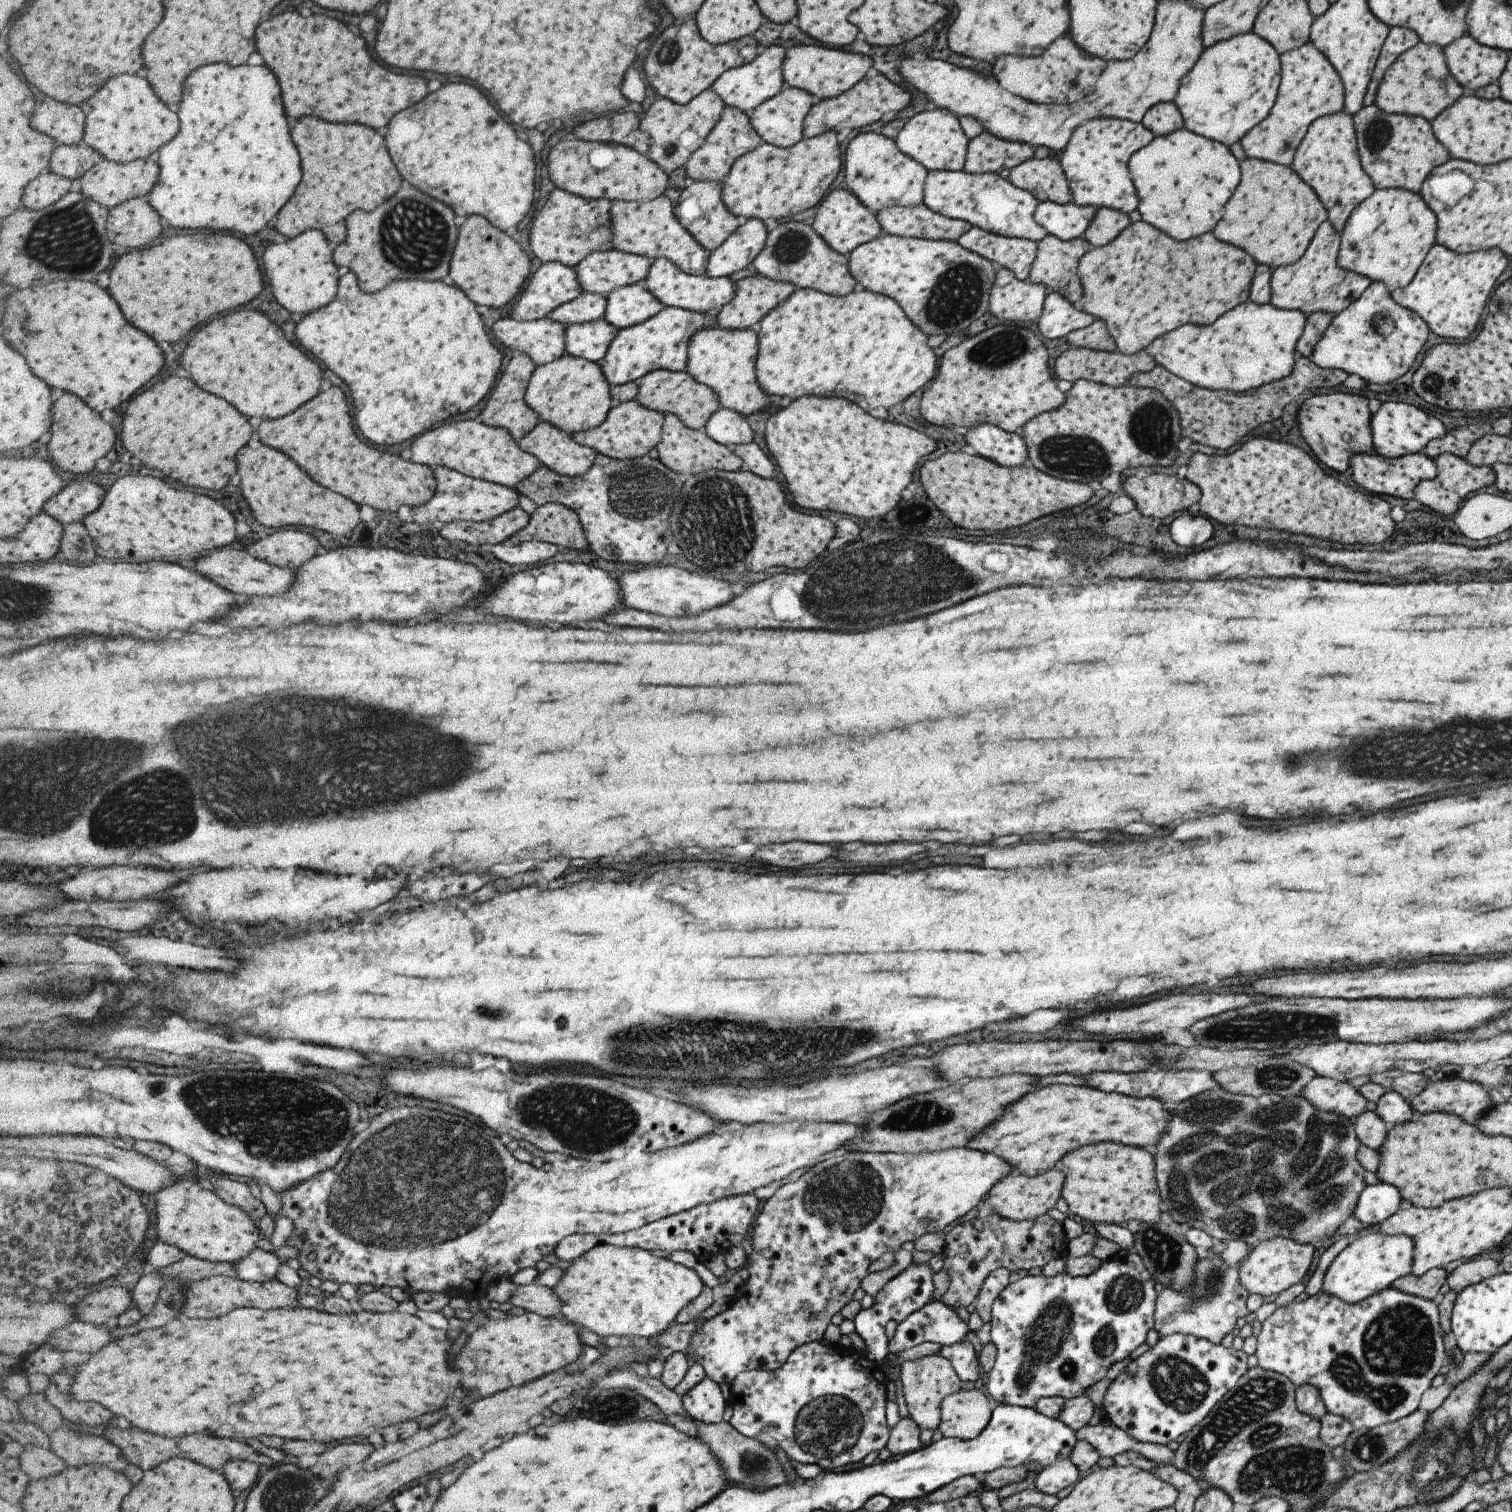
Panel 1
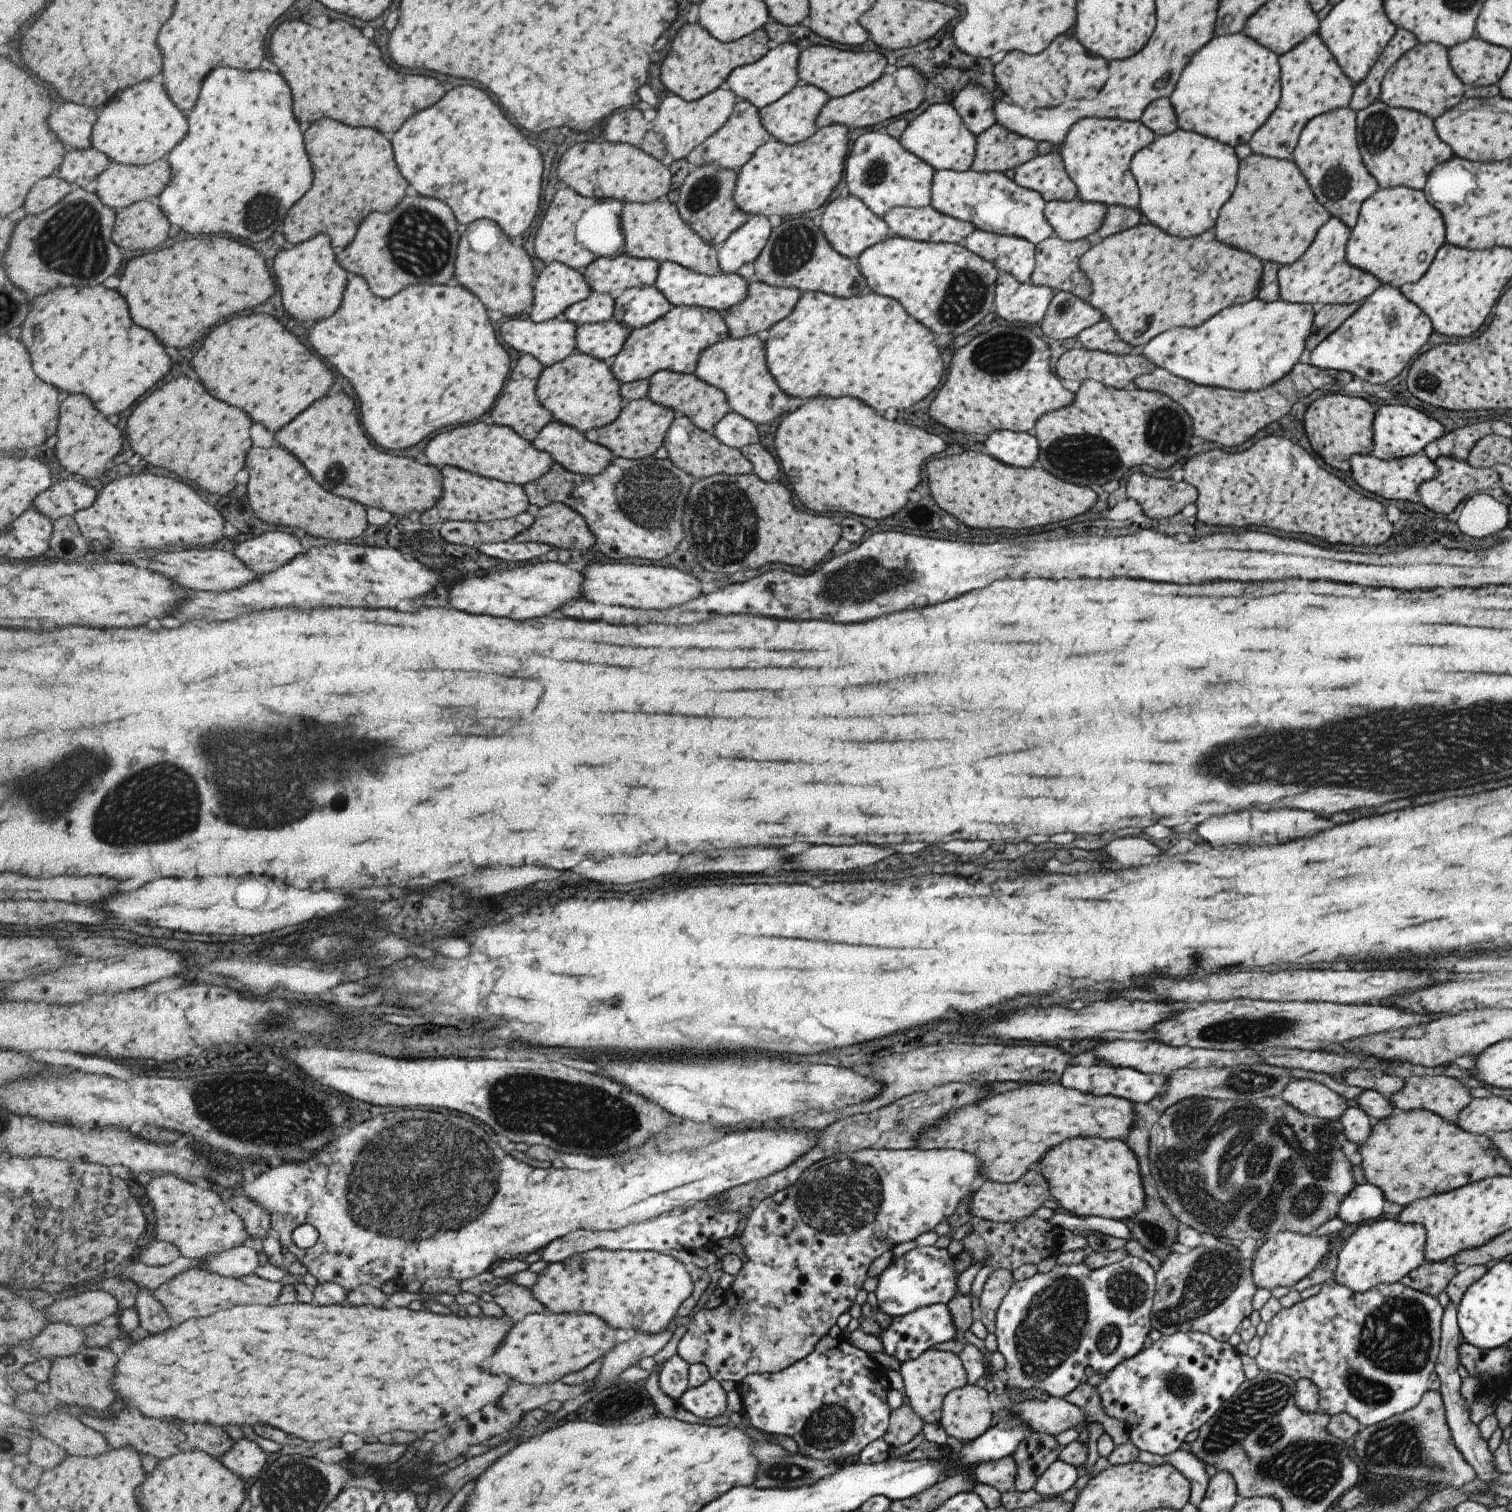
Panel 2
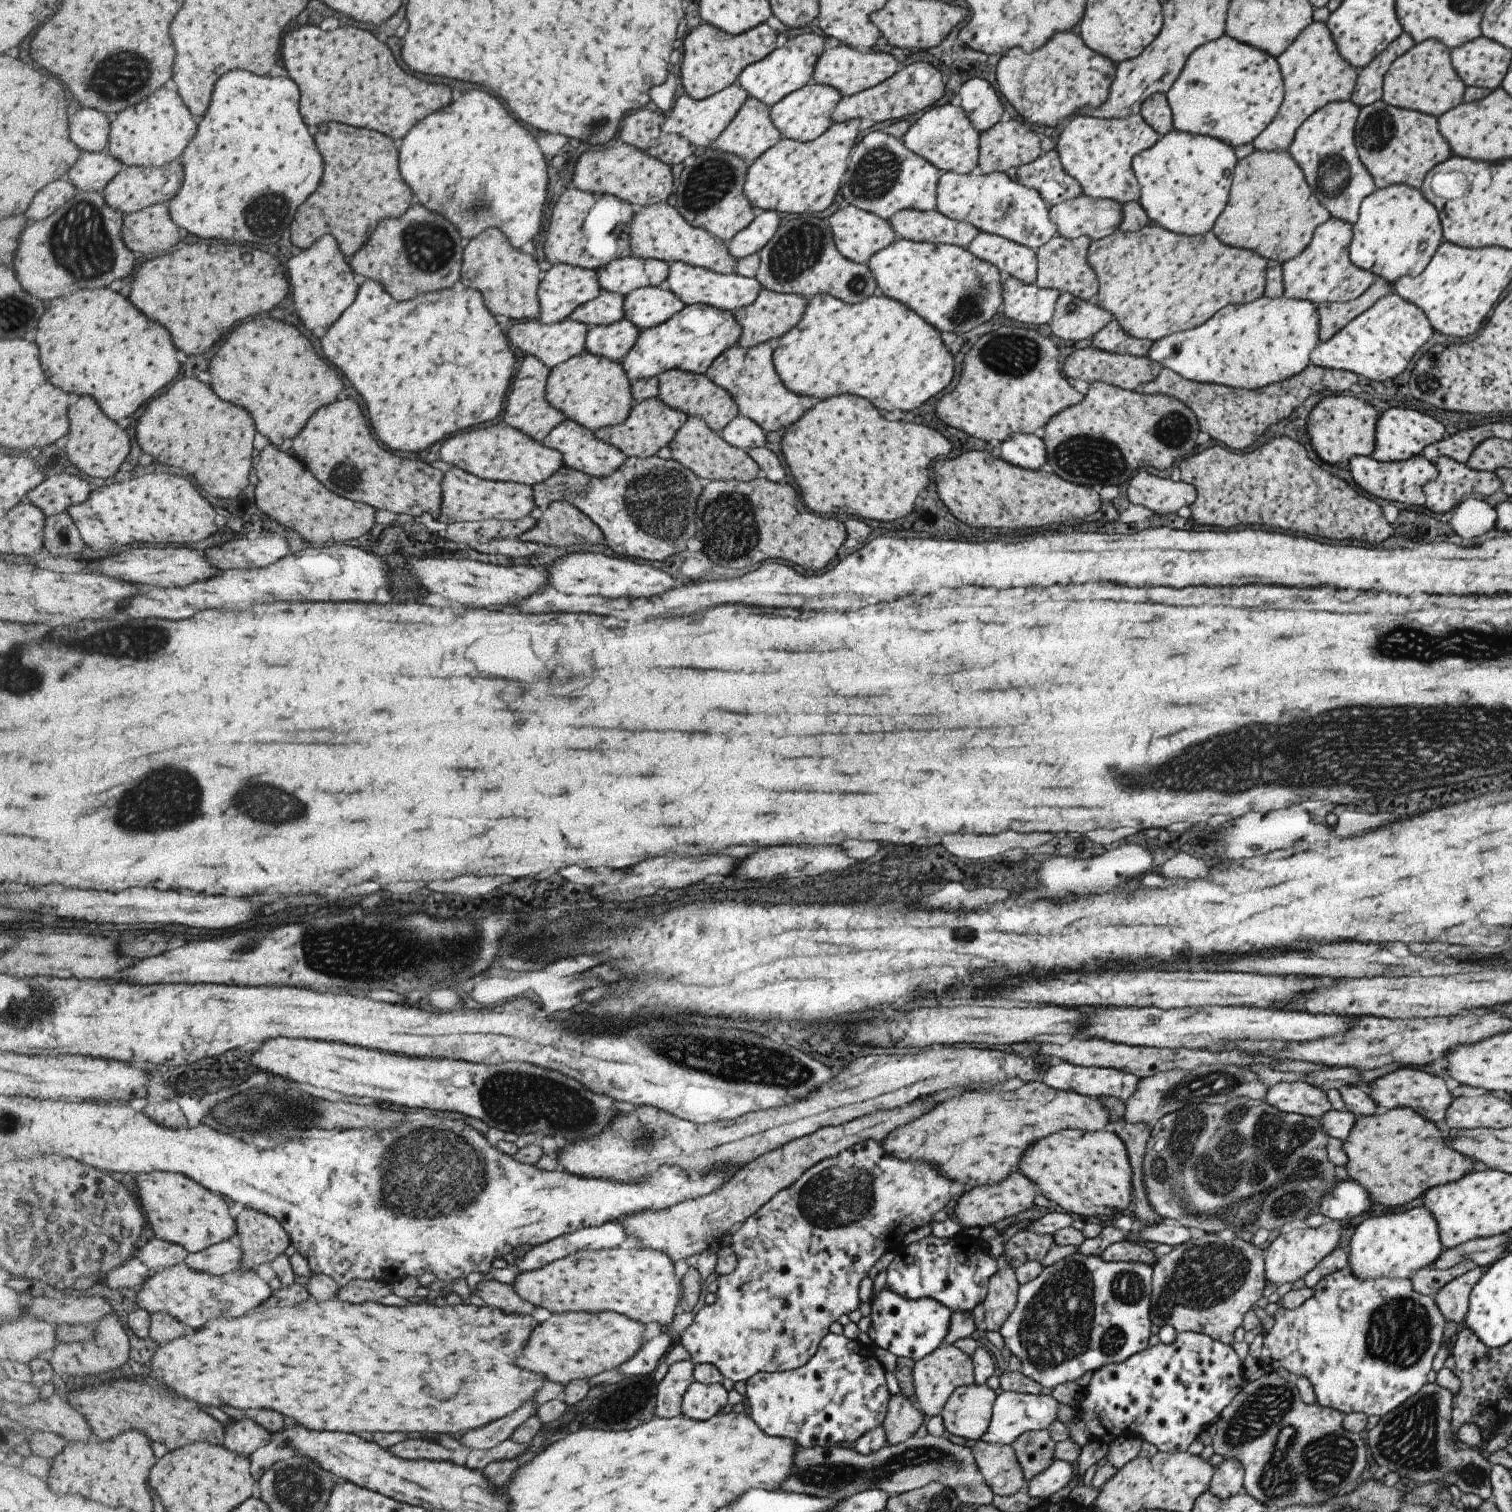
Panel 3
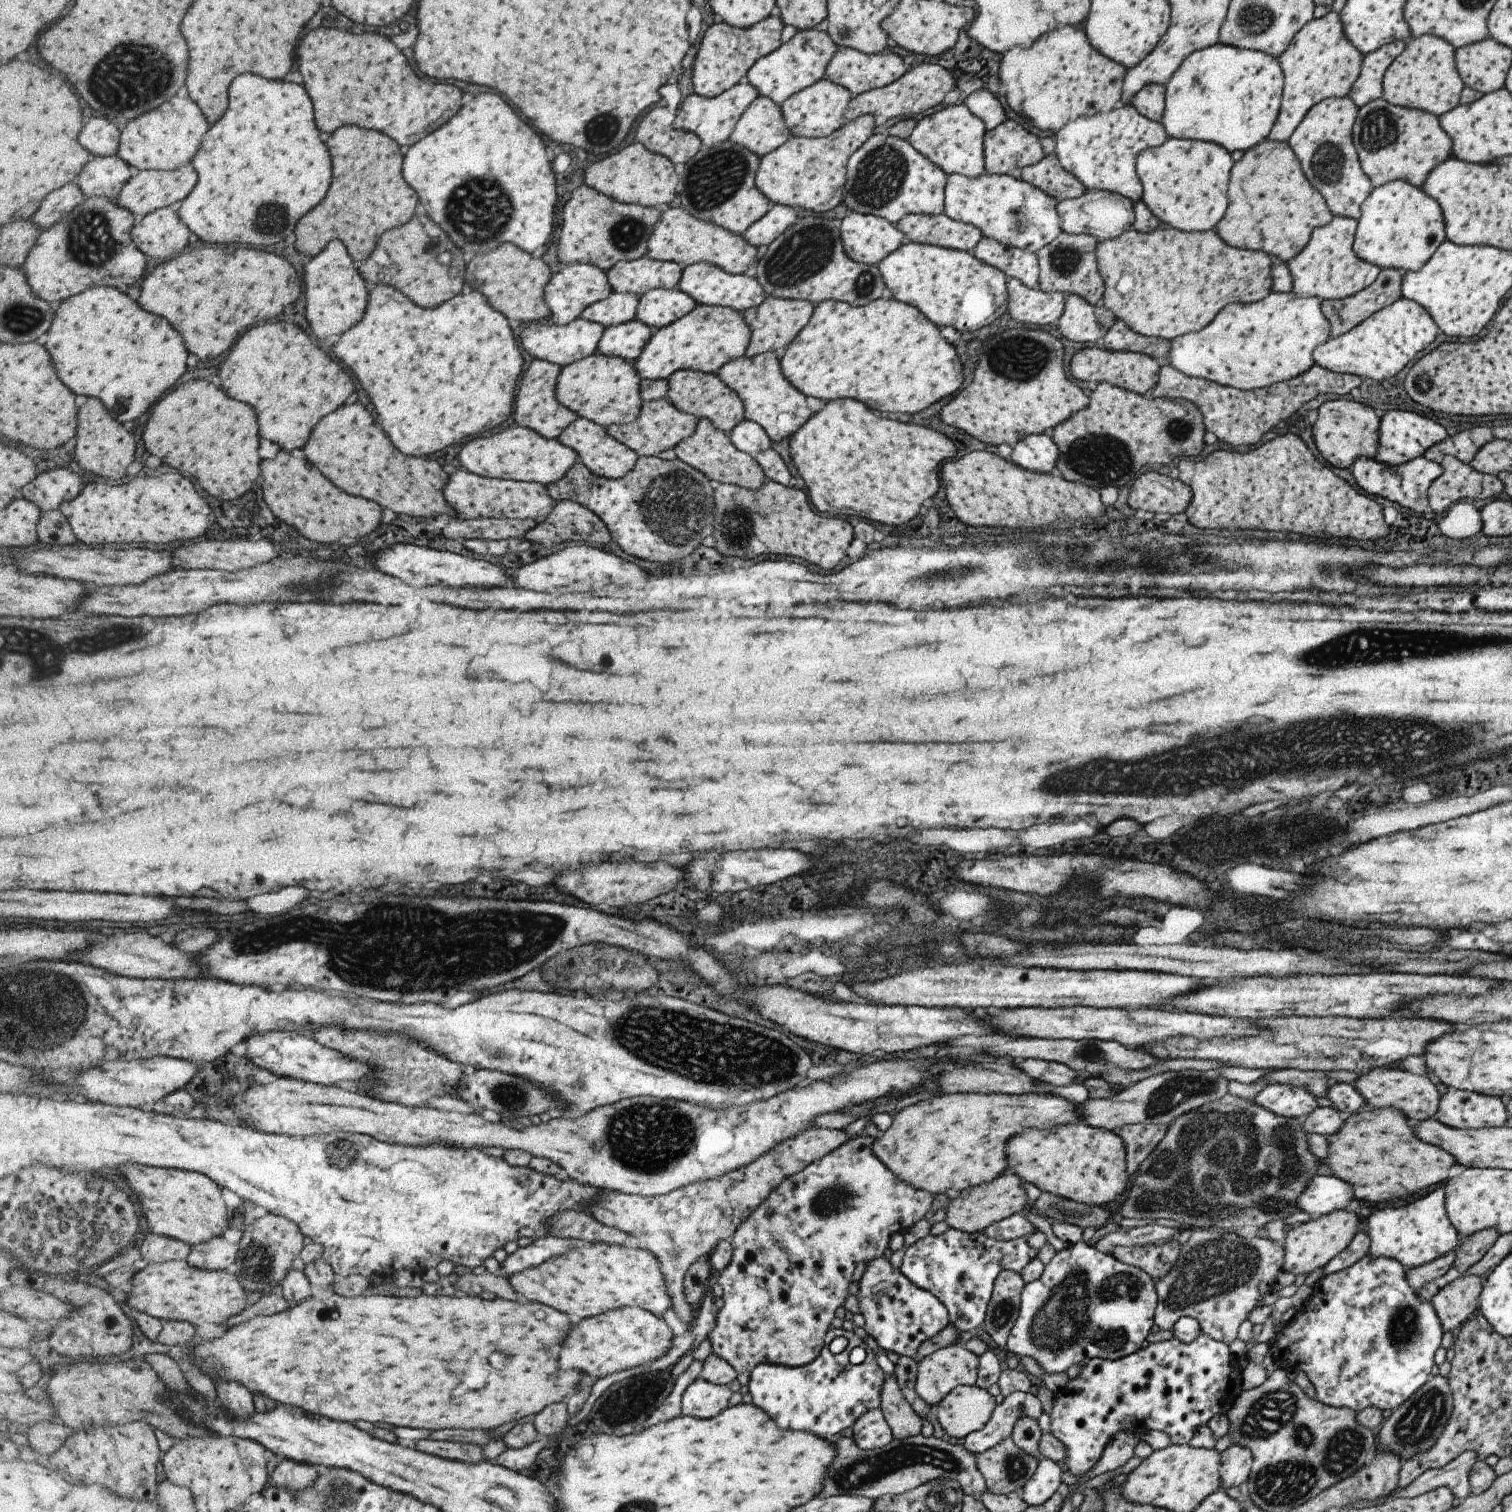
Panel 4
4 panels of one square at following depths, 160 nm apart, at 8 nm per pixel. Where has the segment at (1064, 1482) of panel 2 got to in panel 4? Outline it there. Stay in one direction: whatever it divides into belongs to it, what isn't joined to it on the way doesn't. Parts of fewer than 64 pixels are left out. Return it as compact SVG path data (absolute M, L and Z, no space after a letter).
M1040 1457L1031 1478L1019 1489L1021 1500L1026 1505L1040 1505L1061 1484L1061 1468L1055 1461Z

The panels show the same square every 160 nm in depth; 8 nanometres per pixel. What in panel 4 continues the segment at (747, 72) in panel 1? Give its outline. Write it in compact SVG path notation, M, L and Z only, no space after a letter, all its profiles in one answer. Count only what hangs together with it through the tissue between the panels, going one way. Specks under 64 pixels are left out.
M800 29L777 50L757 60L750 67L745 80L759 89L759 94L769 97L781 106L791 95L823 78L827 63L837 50L835 43L825 31Z

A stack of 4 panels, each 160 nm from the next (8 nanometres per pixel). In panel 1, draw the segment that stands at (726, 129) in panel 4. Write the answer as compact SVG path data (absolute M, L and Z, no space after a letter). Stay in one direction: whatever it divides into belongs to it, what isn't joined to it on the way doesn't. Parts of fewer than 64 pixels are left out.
M707 89L689 104L684 105L661 97L652 104L647 114L641 119L639 126L643 132L650 135L652 144L648 156L668 173L681 168L681 166L686 166L691 156L694 156L694 153L703 147L705 140L719 123L726 108L723 98L713 89Z

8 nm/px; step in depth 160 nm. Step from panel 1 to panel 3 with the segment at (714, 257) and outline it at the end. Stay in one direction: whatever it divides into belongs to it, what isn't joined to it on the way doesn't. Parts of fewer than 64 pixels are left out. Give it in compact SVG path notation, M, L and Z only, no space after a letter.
M764 211L759 214L750 224L747 224L742 232L728 244L729 252L737 258L745 258L761 251L761 248L773 236L779 226L779 214L773 211Z

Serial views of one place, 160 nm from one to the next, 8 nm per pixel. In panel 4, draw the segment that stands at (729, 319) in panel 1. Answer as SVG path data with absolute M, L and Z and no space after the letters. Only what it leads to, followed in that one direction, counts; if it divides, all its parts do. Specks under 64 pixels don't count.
M765 296L759 306L751 307L743 314L751 328L751 339L748 344L747 356L761 355L764 352L787 348L799 335L802 328L810 322L814 305L805 299L780 299L779 297Z

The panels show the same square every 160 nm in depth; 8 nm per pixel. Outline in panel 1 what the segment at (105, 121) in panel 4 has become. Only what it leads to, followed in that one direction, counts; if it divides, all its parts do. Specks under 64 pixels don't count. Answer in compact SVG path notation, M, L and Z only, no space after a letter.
M41 102L31 118L31 126L65 145L80 145L85 137L86 114L79 106L63 102Z

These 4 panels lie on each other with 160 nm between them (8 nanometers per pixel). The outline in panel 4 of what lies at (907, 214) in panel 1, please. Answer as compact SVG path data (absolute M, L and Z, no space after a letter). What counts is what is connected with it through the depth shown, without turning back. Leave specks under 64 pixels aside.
M943 212L938 215L909 213L902 216L895 226L911 243L935 245L968 253L982 237L982 232L975 226L954 221Z

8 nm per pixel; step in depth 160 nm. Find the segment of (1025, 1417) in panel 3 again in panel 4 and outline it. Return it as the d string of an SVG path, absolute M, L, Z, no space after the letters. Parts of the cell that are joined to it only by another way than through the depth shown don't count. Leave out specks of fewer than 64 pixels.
M1023 1391L1012 1392L993 1407L992 1415L982 1429L971 1431L963 1437L963 1448L972 1455L983 1452L1002 1438L1009 1437L1017 1418L1028 1416L1036 1420L1040 1412L1041 1404L1035 1395Z

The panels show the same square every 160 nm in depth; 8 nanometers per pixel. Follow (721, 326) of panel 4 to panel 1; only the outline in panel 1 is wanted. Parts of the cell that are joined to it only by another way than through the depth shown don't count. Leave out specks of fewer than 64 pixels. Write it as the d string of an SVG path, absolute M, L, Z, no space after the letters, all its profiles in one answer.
M665 307L649 320L635 326L619 329L609 352L600 363L612 386L639 381L655 370L687 371L691 338L703 328L719 327L716 313L693 312L681 307Z

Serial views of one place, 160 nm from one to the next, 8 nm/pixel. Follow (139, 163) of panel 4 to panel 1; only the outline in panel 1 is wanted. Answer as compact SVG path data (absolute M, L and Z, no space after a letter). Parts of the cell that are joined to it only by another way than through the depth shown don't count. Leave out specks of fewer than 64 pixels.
M119 76L119 80L111 80L89 104L91 111L86 114L87 134L84 137L87 140L83 143L109 161L129 163L149 158L181 132L177 112L157 98L149 80L139 76Z

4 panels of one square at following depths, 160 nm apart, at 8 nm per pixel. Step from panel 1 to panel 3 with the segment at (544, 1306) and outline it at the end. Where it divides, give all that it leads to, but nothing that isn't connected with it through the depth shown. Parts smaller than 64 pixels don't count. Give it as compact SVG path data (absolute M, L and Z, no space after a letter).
M483 1279L476 1287L476 1295L482 1298L486 1305L499 1308L507 1314L535 1316L537 1312L537 1306L521 1298L513 1284Z

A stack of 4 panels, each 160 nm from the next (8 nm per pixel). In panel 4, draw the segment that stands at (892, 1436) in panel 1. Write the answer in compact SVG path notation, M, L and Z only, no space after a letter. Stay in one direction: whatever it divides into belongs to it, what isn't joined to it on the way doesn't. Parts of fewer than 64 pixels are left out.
M883 1373L882 1377L879 1407L893 1438L902 1439L919 1435L922 1418L913 1412L909 1403L904 1399L896 1376L893 1373Z

